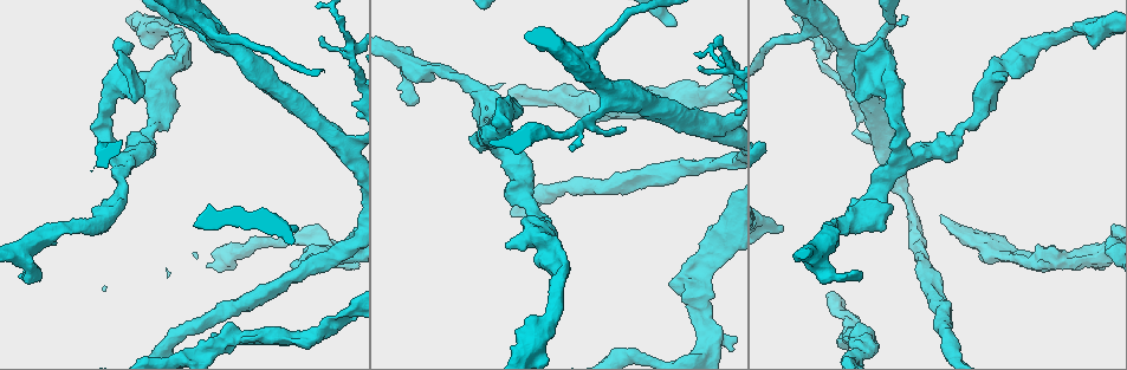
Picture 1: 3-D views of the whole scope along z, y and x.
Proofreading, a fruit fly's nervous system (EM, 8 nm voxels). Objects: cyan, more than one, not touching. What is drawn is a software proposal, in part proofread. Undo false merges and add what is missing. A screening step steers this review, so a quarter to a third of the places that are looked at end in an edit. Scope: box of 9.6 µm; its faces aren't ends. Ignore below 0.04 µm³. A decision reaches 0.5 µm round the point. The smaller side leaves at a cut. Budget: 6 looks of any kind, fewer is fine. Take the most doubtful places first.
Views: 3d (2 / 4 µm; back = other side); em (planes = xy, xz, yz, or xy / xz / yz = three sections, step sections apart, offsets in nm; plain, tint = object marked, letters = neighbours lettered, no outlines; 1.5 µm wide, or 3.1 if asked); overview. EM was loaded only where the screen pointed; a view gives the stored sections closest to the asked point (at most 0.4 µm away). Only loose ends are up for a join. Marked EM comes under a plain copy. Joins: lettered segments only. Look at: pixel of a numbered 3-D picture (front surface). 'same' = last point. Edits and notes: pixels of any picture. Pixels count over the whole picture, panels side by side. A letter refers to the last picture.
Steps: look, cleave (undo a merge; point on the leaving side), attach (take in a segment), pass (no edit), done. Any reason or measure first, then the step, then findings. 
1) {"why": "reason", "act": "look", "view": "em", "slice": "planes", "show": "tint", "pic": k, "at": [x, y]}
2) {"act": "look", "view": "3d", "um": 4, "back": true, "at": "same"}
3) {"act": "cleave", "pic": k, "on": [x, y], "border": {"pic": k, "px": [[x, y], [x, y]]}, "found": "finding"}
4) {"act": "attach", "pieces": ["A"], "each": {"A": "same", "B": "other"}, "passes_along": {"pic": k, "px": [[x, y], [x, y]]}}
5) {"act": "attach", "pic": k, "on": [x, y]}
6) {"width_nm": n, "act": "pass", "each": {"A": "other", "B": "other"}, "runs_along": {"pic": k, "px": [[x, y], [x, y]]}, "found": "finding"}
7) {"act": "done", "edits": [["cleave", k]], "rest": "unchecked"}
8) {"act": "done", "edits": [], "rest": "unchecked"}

{"why": "stops while still wide", "act": "look", "view": "em", "slice": "planes", "show": "tint", "pic": 1, "at": [730, 349]}

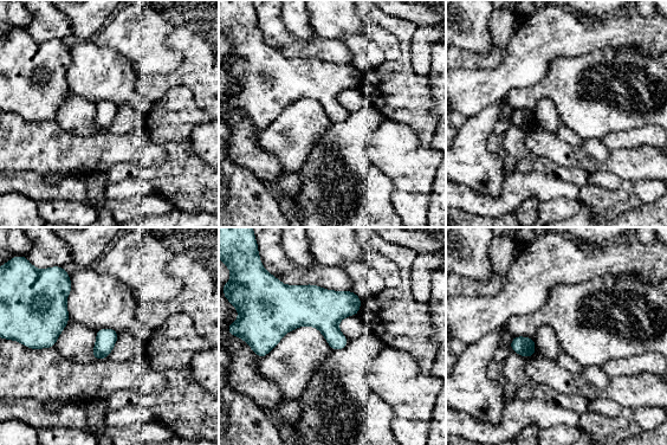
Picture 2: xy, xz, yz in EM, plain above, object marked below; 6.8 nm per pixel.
{"why": "see the neighbours", "act": "look", "view": "em", "slice": "planes", "show": "letters", "at": "same"}

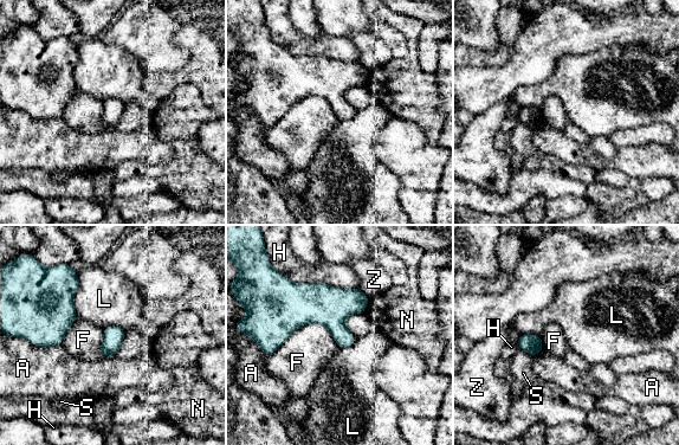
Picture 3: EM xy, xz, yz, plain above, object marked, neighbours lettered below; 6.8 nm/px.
{"act": "pass", "each": {"A": "other", "F": "other", "H": "other", "L": "other", "N": "other", "S": "other", "Z": "other"}, "border": {"pic": 3, "px": [[340, 347], [306, 323], [269, 356]]}, "found": "no lettered segment goes on from it"}

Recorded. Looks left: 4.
{"why": "stops while still wide", "act": "look", "view": "em", "slice": "xy", "step": 4, "show": "letters", "pic": 1, "at": [506, 248]}

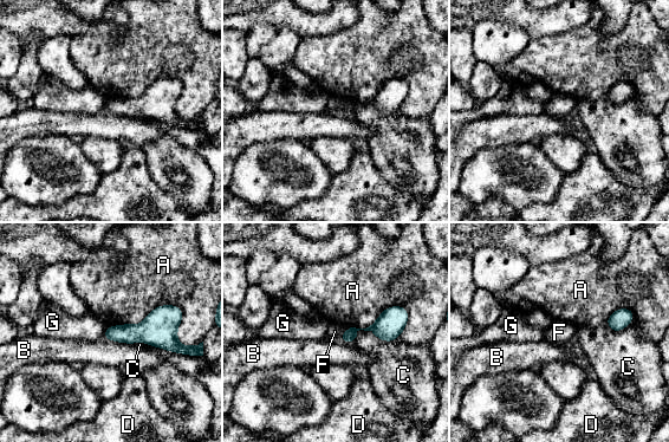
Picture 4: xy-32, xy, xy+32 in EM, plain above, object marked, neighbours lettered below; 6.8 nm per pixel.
{"act": "pass", "each": {"A": "other", "B": "other", "C": "other", "D": "other", "F": "other", "G": "other"}, "border": {"pic": 4, "px": [[345, 327], [339, 339]]}, "found": "none of them fits"}

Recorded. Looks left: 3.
{"why": "thin end", "act": "look", "view": "em", "slice": "xy", "step": 8, "show": "letters", "pic": 1, "at": [626, 130]}

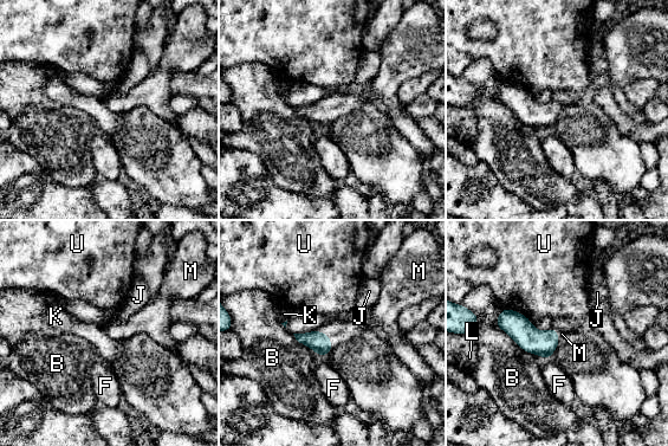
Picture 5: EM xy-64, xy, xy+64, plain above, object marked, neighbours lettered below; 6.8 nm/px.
{"act": "attach", "pieces": ["M"], "each": {"B": "other", "F": "other", "J": "other", "K": "other", "L": "other", "M": "same", "U": "other"}, "passes_along": {"pic": 5, "px": [[320, 343], [328, 336], [339, 330]]}, "found": "the neuron continues"}

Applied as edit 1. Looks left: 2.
{"act": "done", "edits": [["attach", 5]], "rest": "unchecked"}

